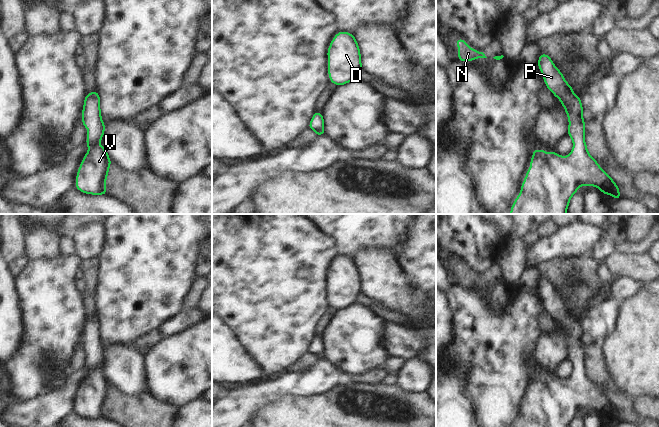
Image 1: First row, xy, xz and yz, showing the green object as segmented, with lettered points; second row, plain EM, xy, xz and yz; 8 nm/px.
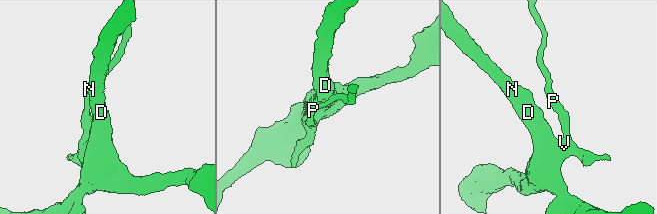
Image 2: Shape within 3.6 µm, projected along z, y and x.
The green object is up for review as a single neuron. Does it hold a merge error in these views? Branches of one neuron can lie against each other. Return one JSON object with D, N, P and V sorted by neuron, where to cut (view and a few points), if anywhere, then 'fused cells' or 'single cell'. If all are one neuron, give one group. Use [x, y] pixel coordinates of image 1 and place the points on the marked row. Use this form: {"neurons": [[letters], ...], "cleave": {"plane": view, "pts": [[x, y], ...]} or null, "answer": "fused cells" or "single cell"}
{"neurons": [["D", "N", "P", "V"]], "cleave": null, "answer": "single cell"}

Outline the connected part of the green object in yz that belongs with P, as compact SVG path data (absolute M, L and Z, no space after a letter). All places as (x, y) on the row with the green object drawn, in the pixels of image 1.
M541 53L537 65L543 76L545 86L560 100L565 109L569 120L567 135L572 139L573 148L567 156L560 156L556 151L550 153L544 149L534 149L530 168L522 182L520 194L511 206L510 214L567 214L569 202L580 186L594 186L603 194L613 196L615 200L621 199L618 185L588 152L585 142L583 106L580 97L573 92L572 86L567 83L564 75L554 65L550 56Z

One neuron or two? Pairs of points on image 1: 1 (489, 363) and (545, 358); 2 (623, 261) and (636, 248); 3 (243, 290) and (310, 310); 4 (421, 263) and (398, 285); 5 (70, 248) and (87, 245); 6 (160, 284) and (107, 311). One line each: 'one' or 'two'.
1: two
2: two
3: one
4: two
5: two
6: one

